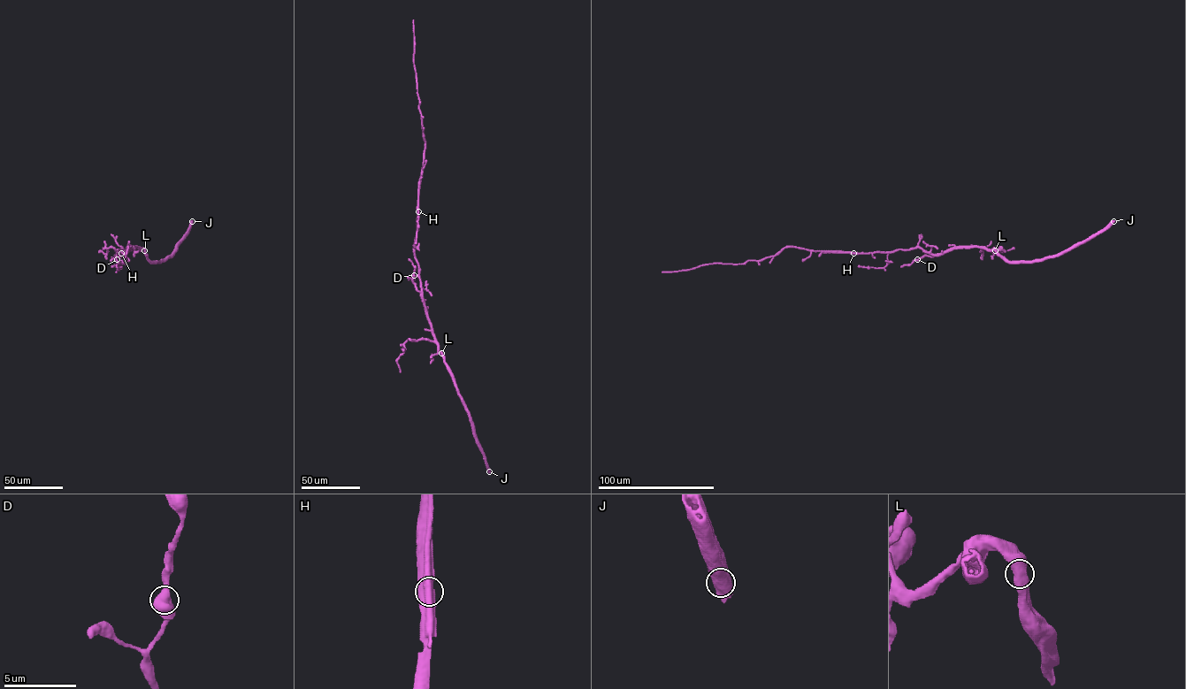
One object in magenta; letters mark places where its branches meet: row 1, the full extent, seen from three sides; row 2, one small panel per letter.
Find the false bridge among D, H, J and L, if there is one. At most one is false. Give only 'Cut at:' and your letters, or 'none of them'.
Cut at: H

